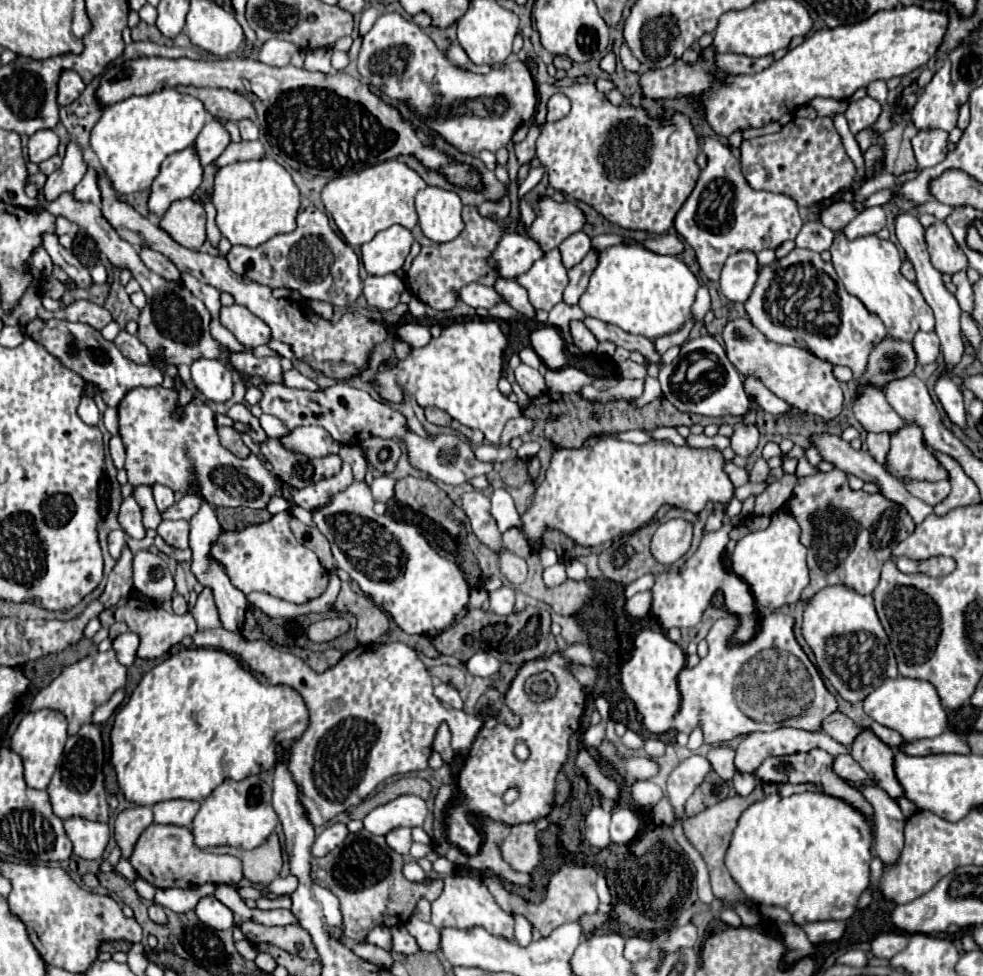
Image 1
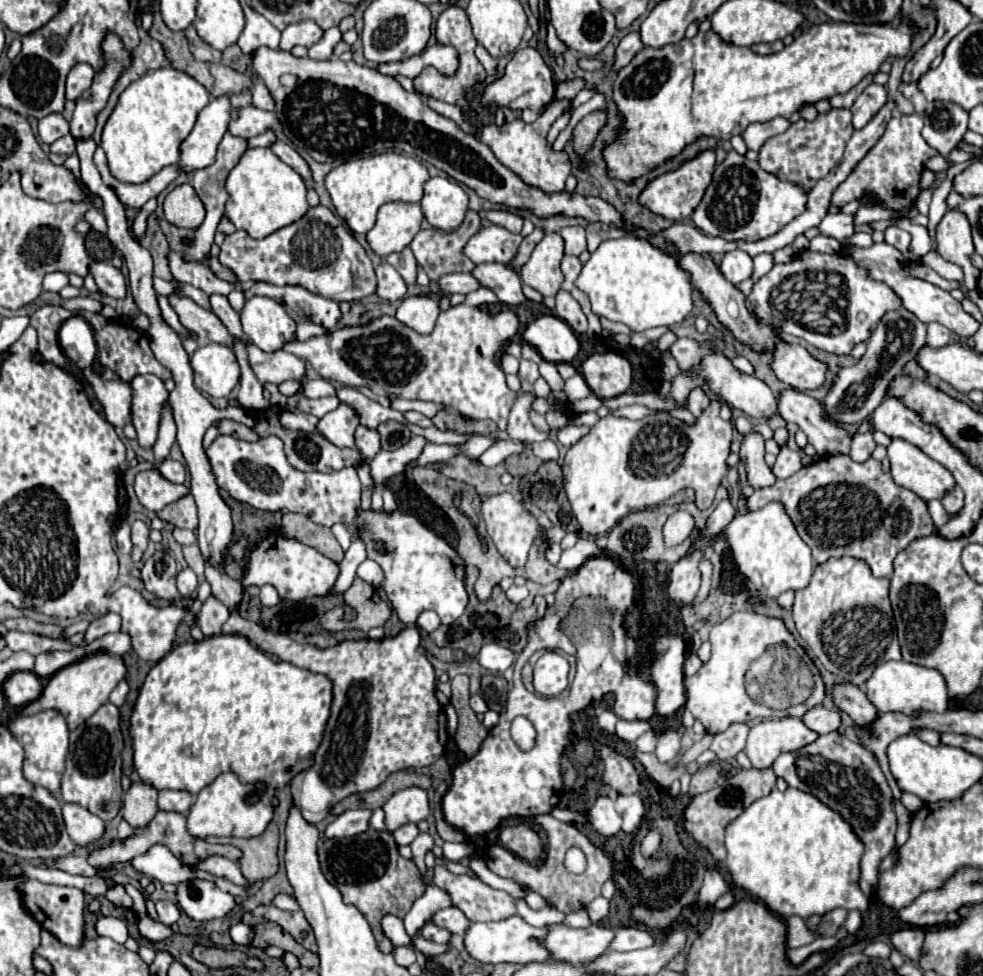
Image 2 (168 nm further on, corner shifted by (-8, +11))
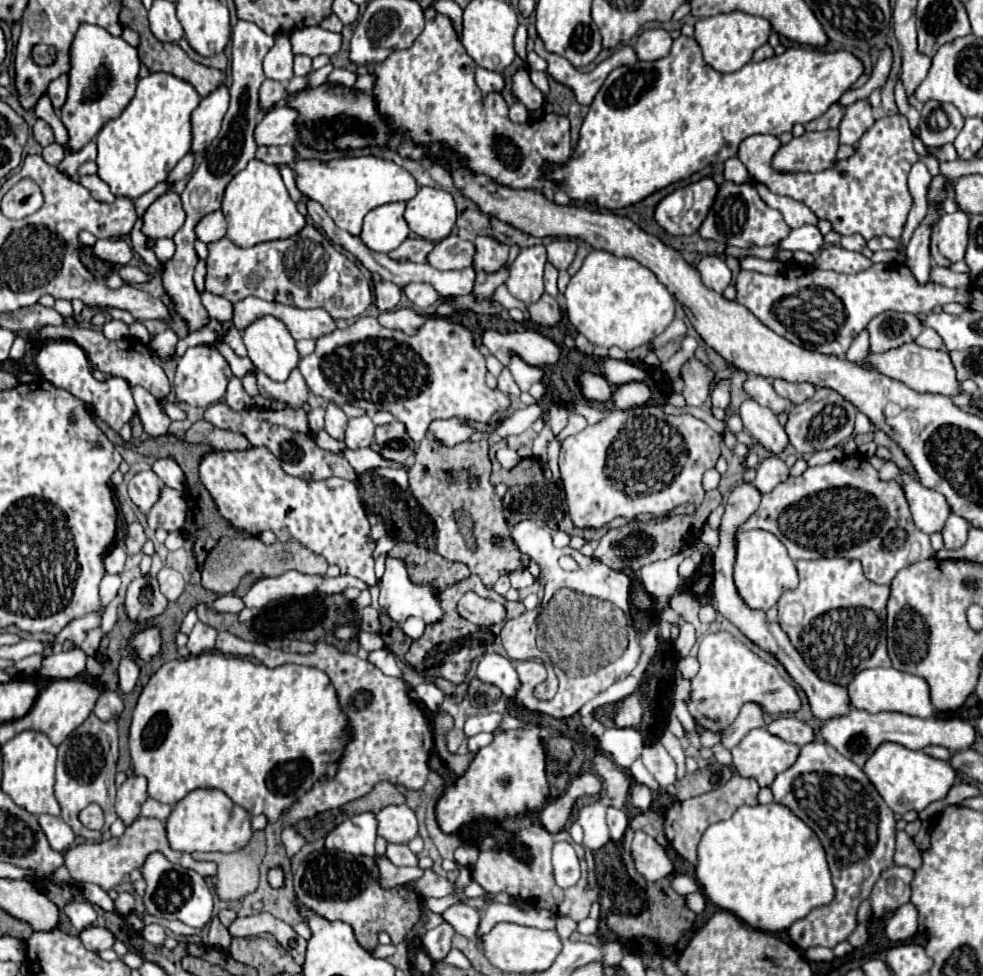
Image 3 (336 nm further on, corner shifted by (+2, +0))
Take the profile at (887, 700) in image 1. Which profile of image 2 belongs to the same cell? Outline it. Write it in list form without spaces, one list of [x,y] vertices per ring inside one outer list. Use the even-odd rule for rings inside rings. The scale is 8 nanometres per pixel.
[[[906,661],[880,663],[874,675],[866,681],[866,695],[880,713],[912,713],[912,709],[944,713],[948,709],[948,689],[942,673]]]

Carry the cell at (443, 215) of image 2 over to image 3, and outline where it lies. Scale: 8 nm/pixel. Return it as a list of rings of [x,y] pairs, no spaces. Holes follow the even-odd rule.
[[[420,188],[418,194],[406,202],[404,220],[416,236],[438,242],[454,228],[456,204],[452,196],[440,188]]]

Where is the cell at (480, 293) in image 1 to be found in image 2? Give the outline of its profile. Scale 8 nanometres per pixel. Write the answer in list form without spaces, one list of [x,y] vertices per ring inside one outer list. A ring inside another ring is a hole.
[[[450,273],[450,275],[444,275],[444,277],[440,277],[440,285],[450,295],[454,295],[454,293],[468,295],[470,291],[480,289],[480,285],[476,285],[476,277],[472,277],[472,273]]]

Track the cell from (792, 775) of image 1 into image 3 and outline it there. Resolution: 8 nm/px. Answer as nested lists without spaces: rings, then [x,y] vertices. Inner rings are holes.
[[[810,742],[802,746],[794,766],[778,774],[770,790],[774,792],[774,802],[790,808],[816,832],[826,850],[826,860],[836,888],[834,900],[830,904],[814,908],[806,918],[790,926],[790,938],[802,950],[812,946],[834,948],[836,944],[844,942],[858,926],[858,906],[862,900],[870,898],[870,890],[878,876],[886,868],[894,866],[894,812],[890,812],[882,796],[878,796],[878,790],[874,784],[870,784],[862,768],[824,742]]]

